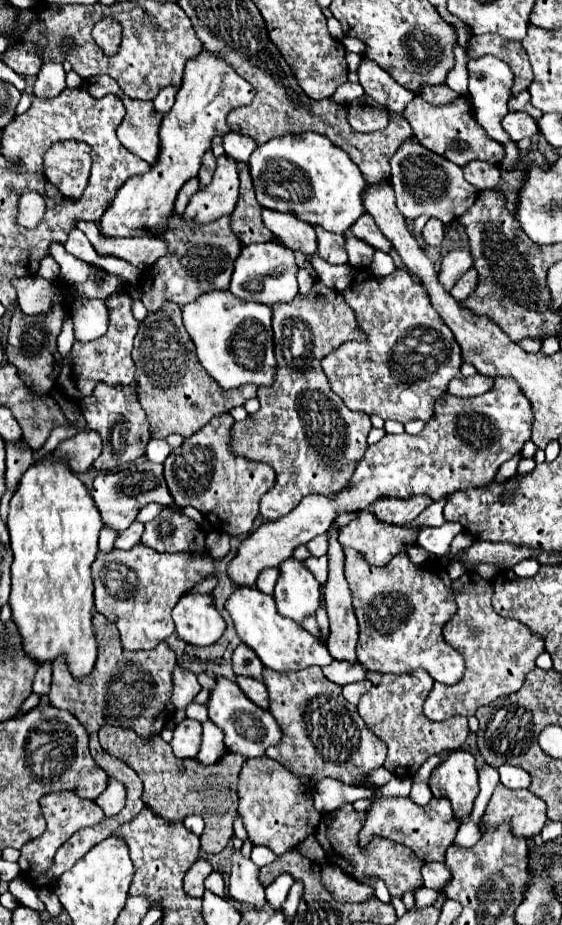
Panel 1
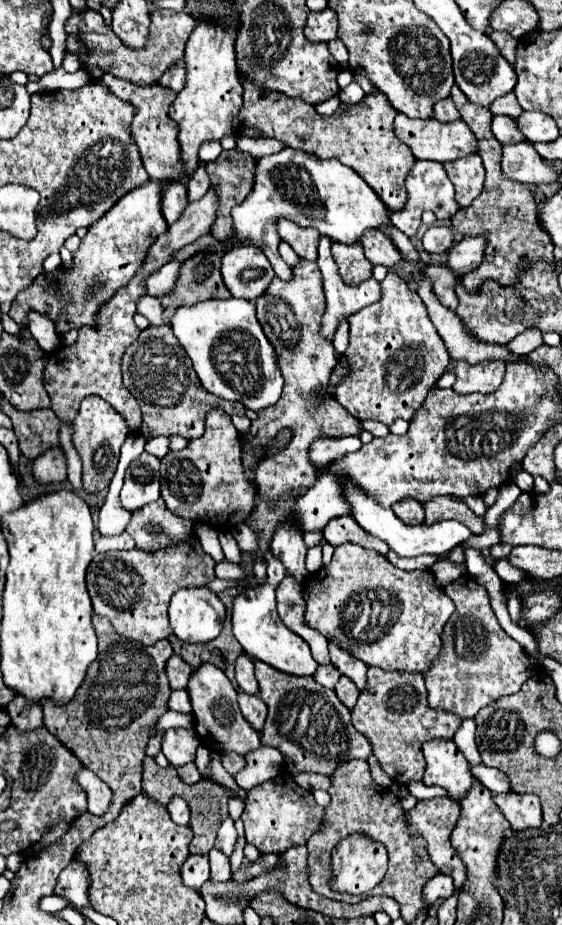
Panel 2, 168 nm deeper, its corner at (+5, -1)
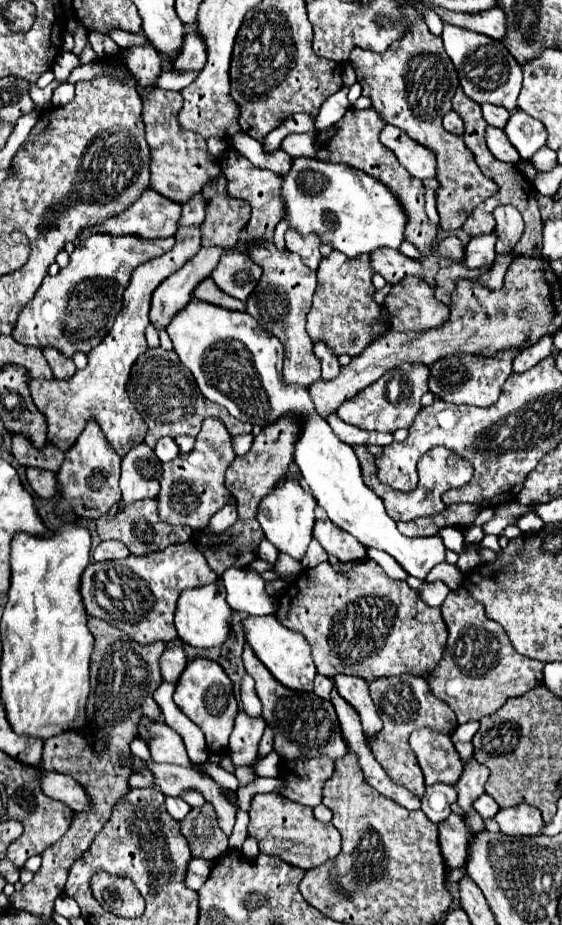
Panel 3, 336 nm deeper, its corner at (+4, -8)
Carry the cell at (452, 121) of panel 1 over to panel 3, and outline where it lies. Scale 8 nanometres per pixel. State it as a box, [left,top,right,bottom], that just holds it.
[380,126,436,180]

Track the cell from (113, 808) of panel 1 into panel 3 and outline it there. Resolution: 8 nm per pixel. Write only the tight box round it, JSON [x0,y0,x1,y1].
[42,772,92,812]

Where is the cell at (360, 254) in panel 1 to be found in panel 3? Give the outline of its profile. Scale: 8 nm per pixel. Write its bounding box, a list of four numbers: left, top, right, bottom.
[308,250,380,356]

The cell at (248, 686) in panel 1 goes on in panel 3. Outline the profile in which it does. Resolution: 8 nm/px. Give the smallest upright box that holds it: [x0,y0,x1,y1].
[228,710,266,766]

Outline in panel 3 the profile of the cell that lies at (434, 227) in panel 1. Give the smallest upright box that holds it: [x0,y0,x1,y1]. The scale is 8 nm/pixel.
[434,236,464,262]

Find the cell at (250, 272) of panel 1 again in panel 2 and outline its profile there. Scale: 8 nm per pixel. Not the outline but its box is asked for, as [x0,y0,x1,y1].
[221,247,275,299]

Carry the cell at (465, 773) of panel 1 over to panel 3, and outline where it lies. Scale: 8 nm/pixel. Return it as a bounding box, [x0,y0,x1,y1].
[410,728,464,784]

